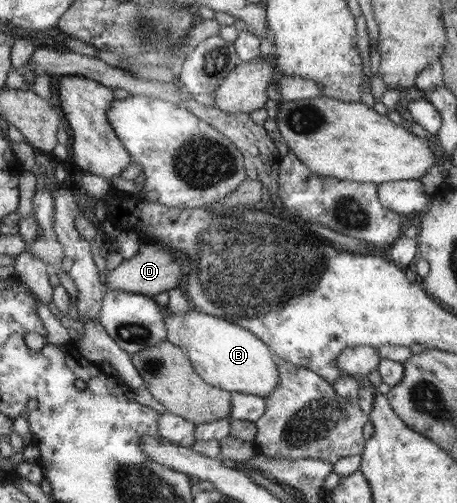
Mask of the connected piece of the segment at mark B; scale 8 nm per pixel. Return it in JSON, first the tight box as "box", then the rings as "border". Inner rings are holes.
{"box":[164,307,280,398],"border":[[[194,307],[185,314],[168,313],[164,323],[166,341],[187,352],[192,367],[207,384],[225,391],[265,398],[280,385],[275,353],[247,328]]]}

